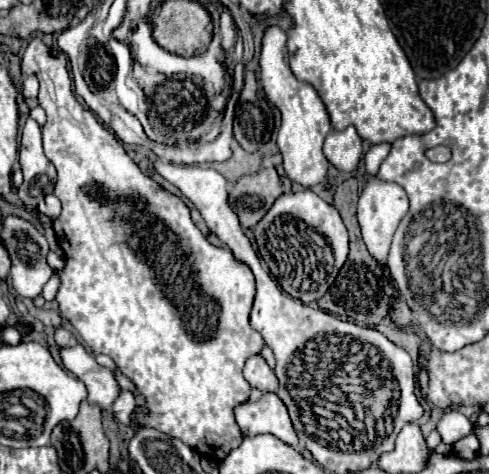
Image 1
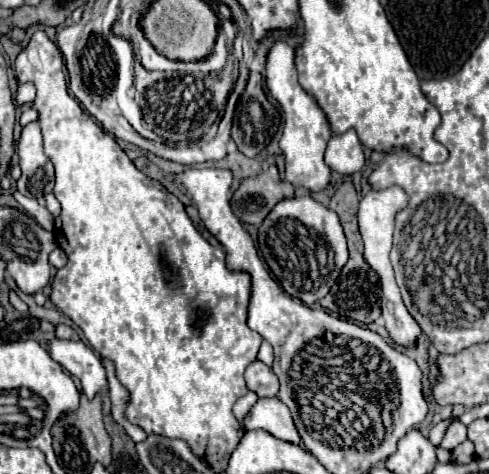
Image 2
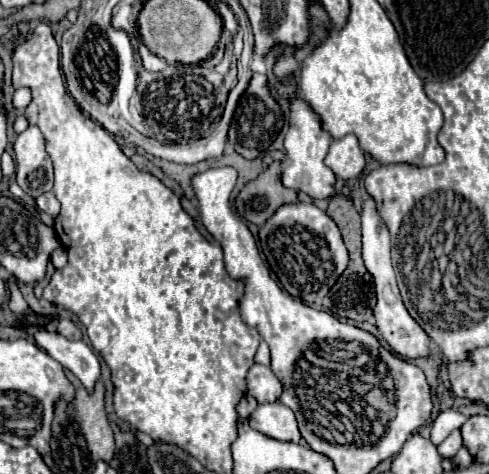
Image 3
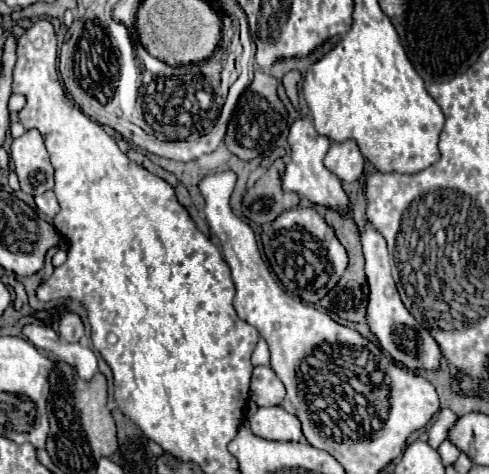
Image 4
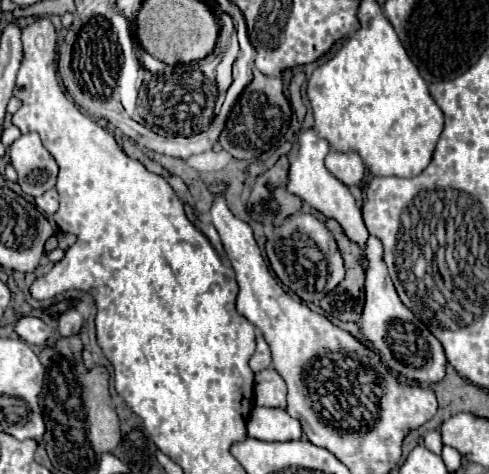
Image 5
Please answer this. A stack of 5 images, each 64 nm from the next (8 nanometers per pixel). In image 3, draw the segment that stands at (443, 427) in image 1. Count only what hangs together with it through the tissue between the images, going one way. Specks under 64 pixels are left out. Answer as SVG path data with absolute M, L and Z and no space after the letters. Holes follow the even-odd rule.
M454 430L454 432L438 446L438 452L440 452L442 458L454 458L460 448L462 448L462 436L460 436L460 430Z

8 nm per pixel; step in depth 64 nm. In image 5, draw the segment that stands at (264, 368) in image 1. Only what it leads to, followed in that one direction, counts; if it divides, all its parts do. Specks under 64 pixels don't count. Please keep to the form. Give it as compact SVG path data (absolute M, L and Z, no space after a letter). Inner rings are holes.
M266 368L256 374L254 380L254 402L256 406L286 408L286 384L274 368Z

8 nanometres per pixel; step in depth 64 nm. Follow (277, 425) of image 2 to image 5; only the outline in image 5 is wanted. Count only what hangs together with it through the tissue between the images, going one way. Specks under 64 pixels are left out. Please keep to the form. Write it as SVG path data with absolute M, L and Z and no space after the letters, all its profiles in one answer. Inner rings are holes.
M254 408L246 428L250 438L266 442L286 442L302 436L300 422L280 408Z

